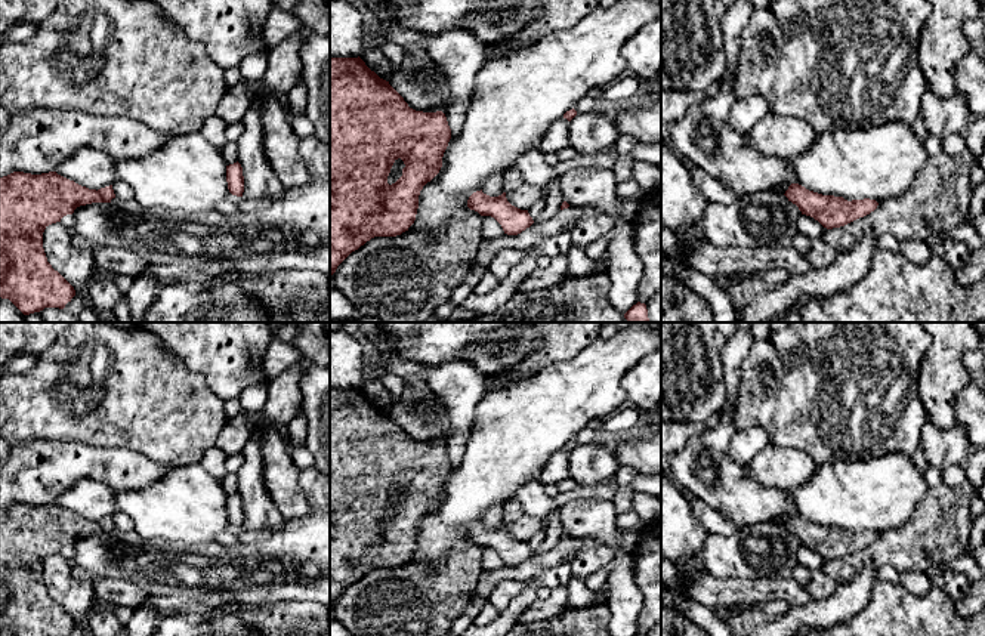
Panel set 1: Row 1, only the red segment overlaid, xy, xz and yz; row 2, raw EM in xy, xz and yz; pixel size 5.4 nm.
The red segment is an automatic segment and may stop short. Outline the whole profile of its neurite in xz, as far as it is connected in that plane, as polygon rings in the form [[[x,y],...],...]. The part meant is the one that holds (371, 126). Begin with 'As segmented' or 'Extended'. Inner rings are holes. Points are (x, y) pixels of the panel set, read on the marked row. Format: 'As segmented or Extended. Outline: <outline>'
As segmented. Outline: [[[330,58],[330,275],[333,275],[337,266],[355,250],[364,246],[374,237],[396,237],[408,231],[414,223],[419,195],[423,186],[430,182],[442,167],[442,157],[451,139],[451,129],[447,117],[442,111],[423,112],[408,106],[404,98],[389,84],[389,81],[380,78],[371,71],[365,62],[358,58]],[[401,158],[405,164],[402,176],[392,185],[387,183],[387,176],[393,163]]]

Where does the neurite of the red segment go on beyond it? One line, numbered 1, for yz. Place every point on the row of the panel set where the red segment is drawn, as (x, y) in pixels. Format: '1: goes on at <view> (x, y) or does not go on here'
1: does not go on here

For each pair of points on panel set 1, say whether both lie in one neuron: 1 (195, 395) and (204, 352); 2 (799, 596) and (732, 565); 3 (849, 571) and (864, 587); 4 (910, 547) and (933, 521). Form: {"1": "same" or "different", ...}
{"1": "different", "2": "different", "3": "different", "4": "same"}

